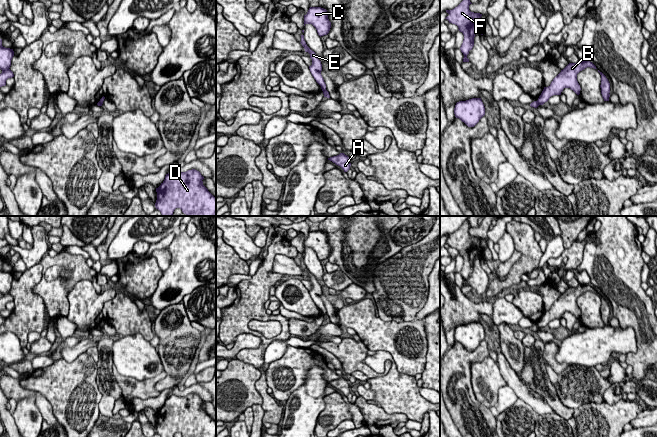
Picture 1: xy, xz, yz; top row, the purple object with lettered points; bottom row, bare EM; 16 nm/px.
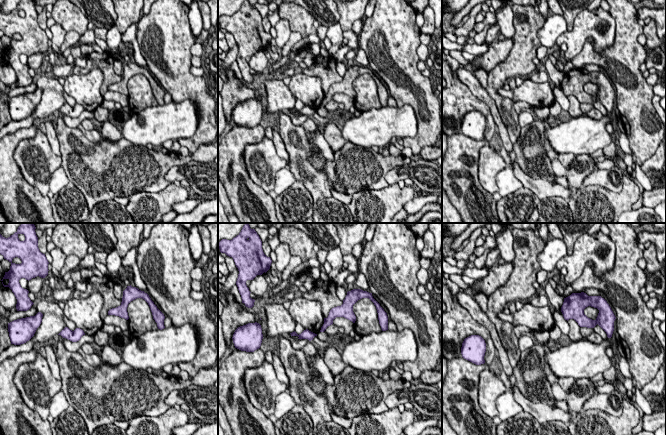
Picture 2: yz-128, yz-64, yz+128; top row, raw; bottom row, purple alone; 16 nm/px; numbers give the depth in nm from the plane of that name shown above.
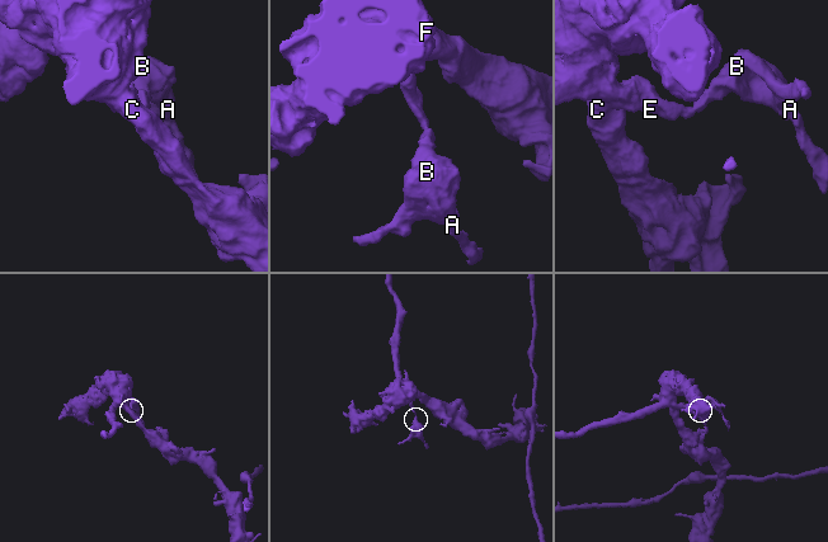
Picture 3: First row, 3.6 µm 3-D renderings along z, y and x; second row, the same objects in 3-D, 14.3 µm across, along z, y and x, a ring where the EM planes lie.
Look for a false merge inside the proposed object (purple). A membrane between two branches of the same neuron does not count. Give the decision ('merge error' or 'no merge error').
merge error

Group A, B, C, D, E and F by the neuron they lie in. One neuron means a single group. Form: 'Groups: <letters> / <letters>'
Groups: A B / C D E F

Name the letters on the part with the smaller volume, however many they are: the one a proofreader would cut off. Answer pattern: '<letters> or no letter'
A, B

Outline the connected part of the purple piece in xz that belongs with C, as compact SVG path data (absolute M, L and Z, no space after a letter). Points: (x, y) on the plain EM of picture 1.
M321 231L309 232L307 238L304 239L304 250L306 248L312 248L320 261L327 259L331 252L327 234Z

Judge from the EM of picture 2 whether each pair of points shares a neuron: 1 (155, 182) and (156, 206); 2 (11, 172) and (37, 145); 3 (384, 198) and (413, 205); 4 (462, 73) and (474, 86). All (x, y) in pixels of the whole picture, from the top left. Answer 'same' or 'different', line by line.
1: different
2: different
3: different
4: same

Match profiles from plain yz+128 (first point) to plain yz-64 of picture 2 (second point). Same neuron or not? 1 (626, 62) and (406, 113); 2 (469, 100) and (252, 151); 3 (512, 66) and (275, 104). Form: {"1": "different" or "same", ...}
{"1": "different", "2": "different", "3": "different"}

